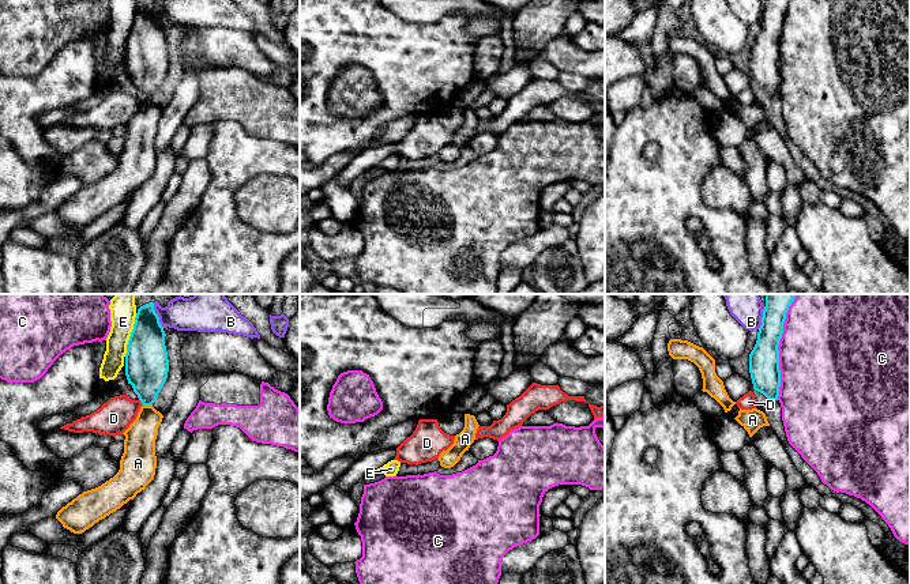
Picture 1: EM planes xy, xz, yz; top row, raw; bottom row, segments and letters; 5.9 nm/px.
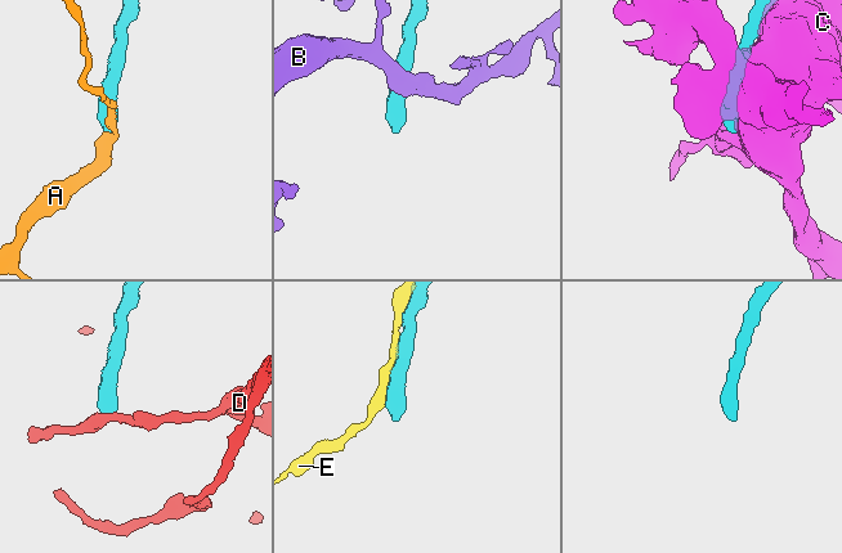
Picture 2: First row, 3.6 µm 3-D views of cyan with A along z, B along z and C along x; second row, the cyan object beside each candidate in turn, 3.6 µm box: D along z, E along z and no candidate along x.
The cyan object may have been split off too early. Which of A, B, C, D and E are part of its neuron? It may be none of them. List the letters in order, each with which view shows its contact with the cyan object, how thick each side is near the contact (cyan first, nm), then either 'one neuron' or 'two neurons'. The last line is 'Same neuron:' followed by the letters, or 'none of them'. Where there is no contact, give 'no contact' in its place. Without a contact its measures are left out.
A: xy | 260/190 nm | one neuron
B: xy | 240/160 nm | two neurons
C: yz | 180/500 nm | two neurons
D: xy | 260/200 nm | two neurons
E: xy | 260/140 nm | two neurons
Same neuron: A

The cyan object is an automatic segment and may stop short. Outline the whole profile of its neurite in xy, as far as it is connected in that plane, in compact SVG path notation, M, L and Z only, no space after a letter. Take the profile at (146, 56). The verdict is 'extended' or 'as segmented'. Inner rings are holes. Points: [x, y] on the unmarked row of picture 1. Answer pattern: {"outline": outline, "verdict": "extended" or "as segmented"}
{"outline": "M154 0L140 1L127 39L125 71L143 101L123 128L124 148L119 167L101 181L83 186L57 207L56 214L74 229L84 227L120 204L154 174L155 135L163 110L153 98L169 67L165 31Z", "verdict": "extended"}

